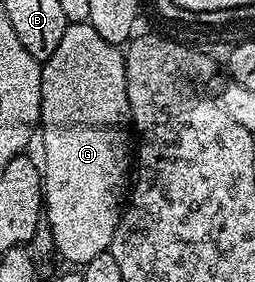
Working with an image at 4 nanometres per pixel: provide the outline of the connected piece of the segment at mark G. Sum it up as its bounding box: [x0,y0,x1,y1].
[39,22,131,264]

